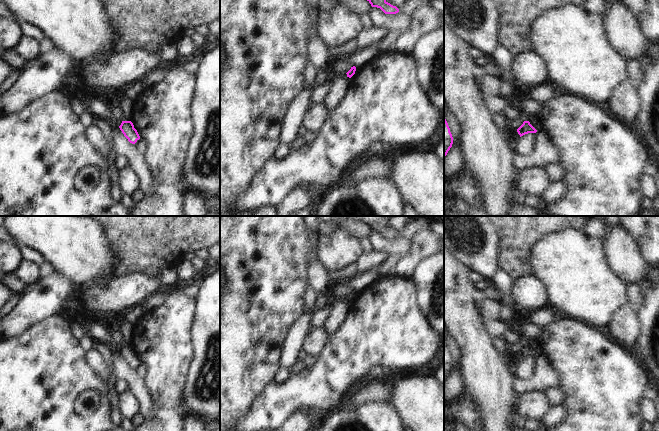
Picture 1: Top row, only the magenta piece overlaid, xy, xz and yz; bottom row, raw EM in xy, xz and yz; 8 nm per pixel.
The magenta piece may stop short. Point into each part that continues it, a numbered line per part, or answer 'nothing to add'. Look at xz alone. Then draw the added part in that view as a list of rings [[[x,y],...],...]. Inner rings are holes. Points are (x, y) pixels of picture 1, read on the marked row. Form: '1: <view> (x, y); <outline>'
nothing to add

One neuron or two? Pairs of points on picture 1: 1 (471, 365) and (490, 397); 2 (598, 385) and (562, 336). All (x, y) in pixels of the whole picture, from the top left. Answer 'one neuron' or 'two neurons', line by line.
1: one neuron
2: one neuron

